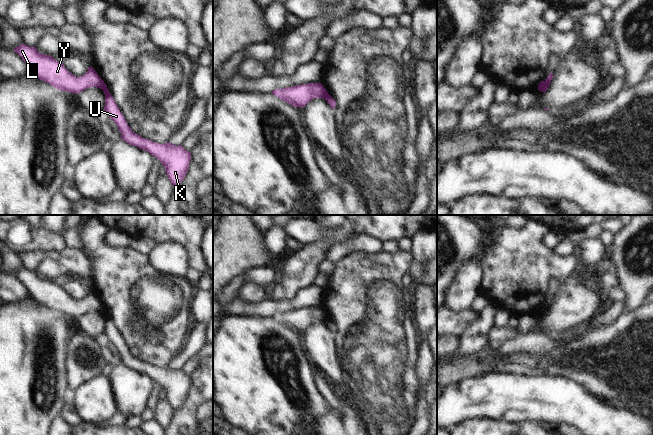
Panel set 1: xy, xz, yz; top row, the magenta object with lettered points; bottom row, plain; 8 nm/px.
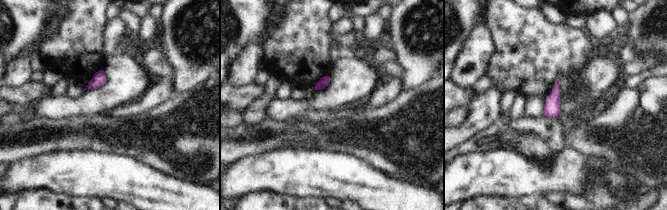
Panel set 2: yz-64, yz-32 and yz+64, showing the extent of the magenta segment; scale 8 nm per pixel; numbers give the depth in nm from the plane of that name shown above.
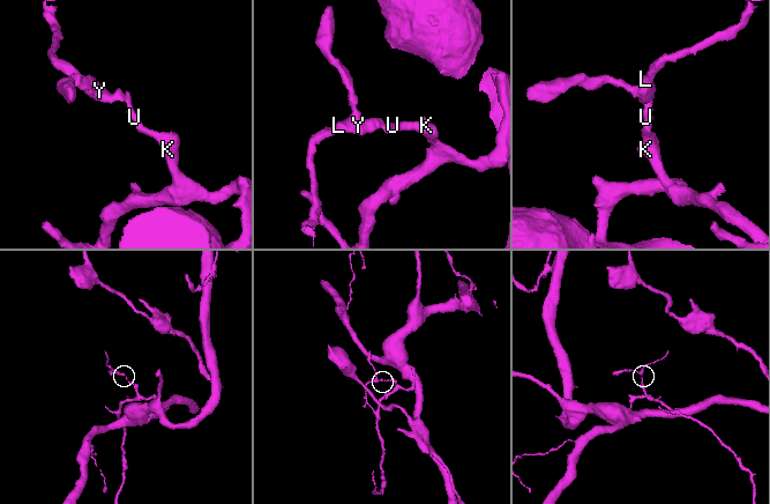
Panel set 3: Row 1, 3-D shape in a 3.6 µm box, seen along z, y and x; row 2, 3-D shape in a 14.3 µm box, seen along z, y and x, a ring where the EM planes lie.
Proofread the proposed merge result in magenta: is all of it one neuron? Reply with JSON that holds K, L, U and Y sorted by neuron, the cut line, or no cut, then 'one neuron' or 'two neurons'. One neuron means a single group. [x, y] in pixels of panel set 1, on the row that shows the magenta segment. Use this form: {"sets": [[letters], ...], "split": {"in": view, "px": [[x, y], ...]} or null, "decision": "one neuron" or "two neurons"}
{"sets": [["K", "U"], ["L", "Y"]], "split": {"in": "xy", "px": [[104, 83], [101, 88]]}, "decision": "two neurons"}

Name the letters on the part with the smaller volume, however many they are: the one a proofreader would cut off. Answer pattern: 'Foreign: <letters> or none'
Foreign: L, Y

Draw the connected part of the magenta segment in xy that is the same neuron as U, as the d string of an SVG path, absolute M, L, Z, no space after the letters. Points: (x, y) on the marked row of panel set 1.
M106 84L103 85L102 90L105 94L104 110L116 123L121 133L121 139L155 156L165 167L166 176L173 187L179 186L189 169L191 152L186 151L181 145L176 146L170 142L165 144L155 143L134 133L127 125Z

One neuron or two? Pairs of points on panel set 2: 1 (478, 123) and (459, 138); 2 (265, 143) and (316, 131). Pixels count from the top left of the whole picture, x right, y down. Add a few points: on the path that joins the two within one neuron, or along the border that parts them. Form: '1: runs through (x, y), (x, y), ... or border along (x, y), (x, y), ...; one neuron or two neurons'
1: runs through (473, 127), (464, 133); one neuron
2: runs through (278, 134), (291, 134), (296, 129), (303, 129); one neuron

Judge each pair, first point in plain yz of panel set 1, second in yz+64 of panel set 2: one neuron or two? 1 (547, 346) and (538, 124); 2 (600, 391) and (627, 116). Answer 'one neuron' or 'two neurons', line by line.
1: one neuron
2: one neuron

